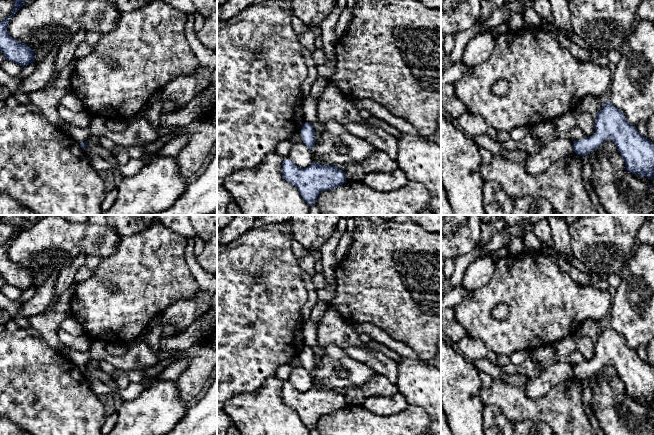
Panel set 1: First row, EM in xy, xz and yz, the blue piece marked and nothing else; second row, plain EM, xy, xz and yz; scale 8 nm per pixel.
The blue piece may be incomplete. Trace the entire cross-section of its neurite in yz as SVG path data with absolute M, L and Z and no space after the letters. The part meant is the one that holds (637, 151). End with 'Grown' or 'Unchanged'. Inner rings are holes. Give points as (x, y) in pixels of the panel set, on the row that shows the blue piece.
M608 99L595 118L595 133L573 141L575 153L586 156L610 140L624 159L627 171L654 179L654 144L629 124L624 113Z. Unchanged

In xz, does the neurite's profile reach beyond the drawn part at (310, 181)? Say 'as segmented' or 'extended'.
as segmented

